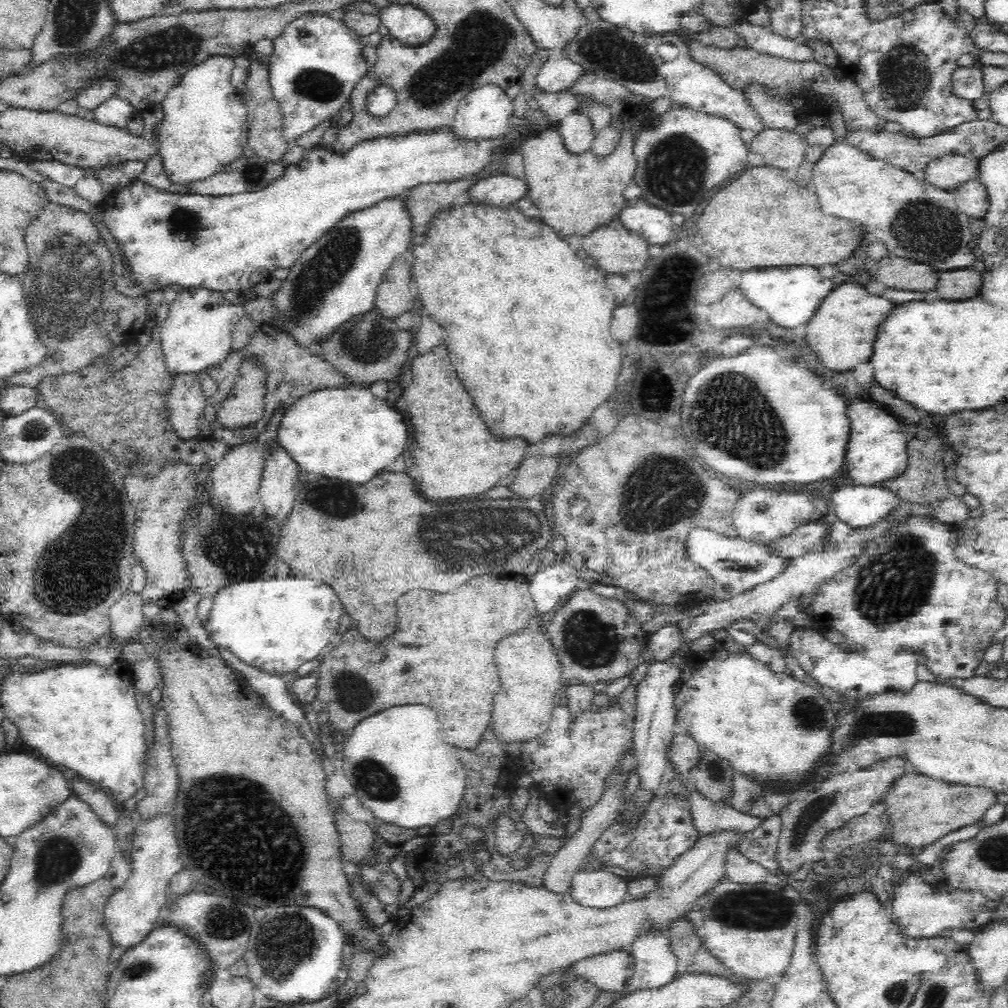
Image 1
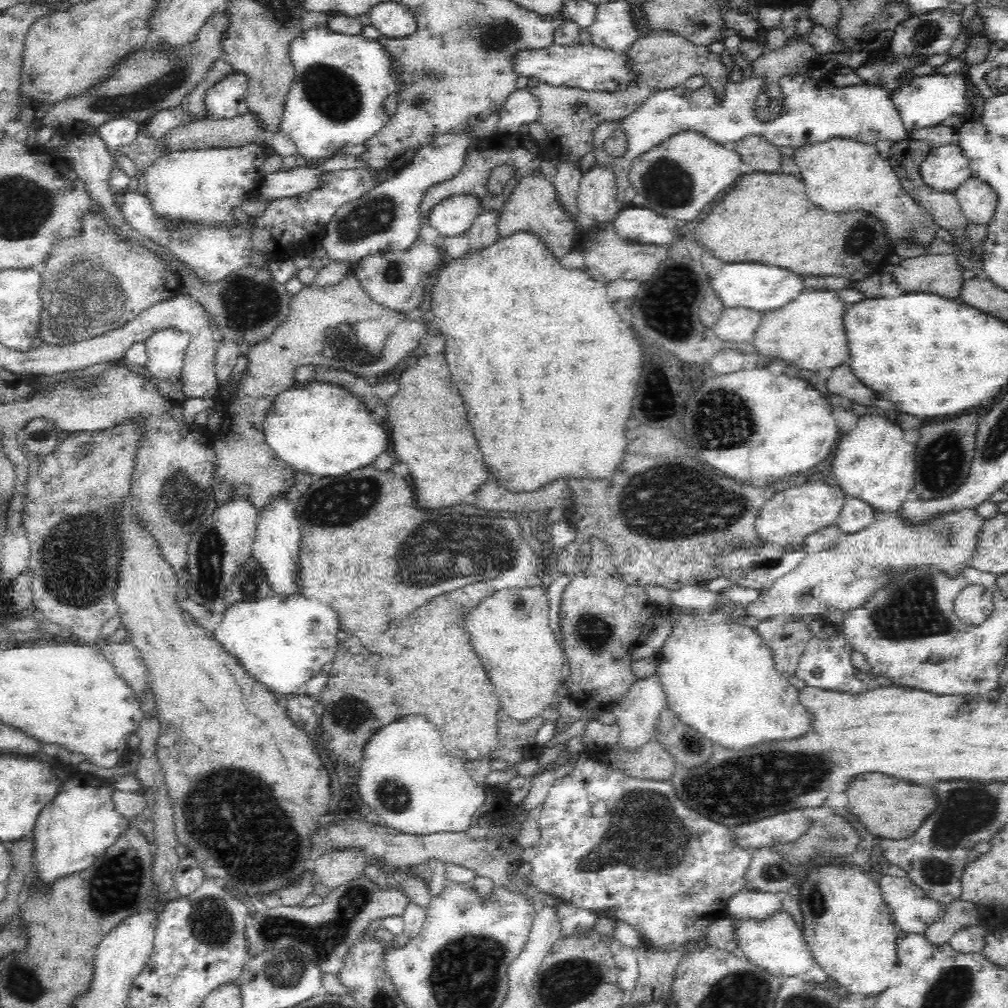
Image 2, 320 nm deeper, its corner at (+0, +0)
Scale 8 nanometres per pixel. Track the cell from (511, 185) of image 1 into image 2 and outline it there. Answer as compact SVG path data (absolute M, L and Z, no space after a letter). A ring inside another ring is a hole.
M461 194L436 204L427 223L442 236L460 236L485 212L482 199L478 195Z

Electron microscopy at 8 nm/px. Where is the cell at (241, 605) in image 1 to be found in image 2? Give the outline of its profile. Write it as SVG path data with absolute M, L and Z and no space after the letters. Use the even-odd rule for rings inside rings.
M274 592L260 600L244 599L232 603L223 613L222 622L218 624L212 638L232 654L254 680L261 682L272 694L295 693L310 678L320 673L327 662L333 662L335 658L340 618L332 606L316 598L308 599L299 592L292 594Z

